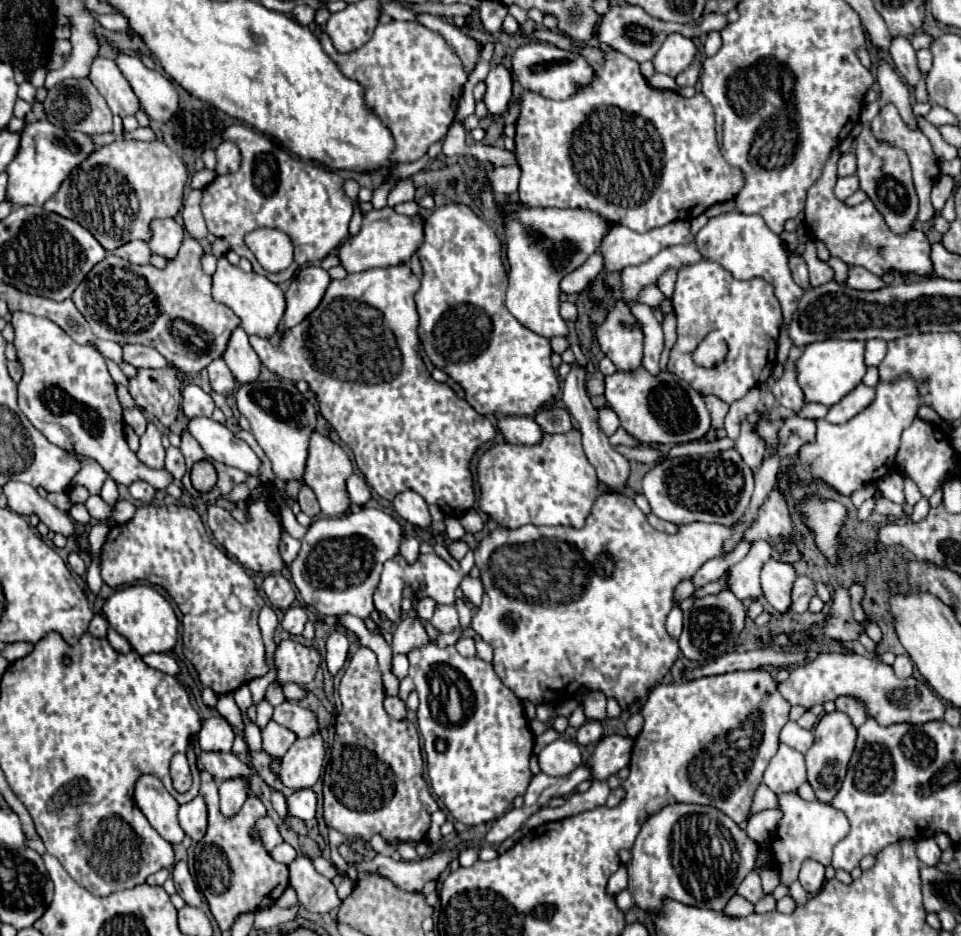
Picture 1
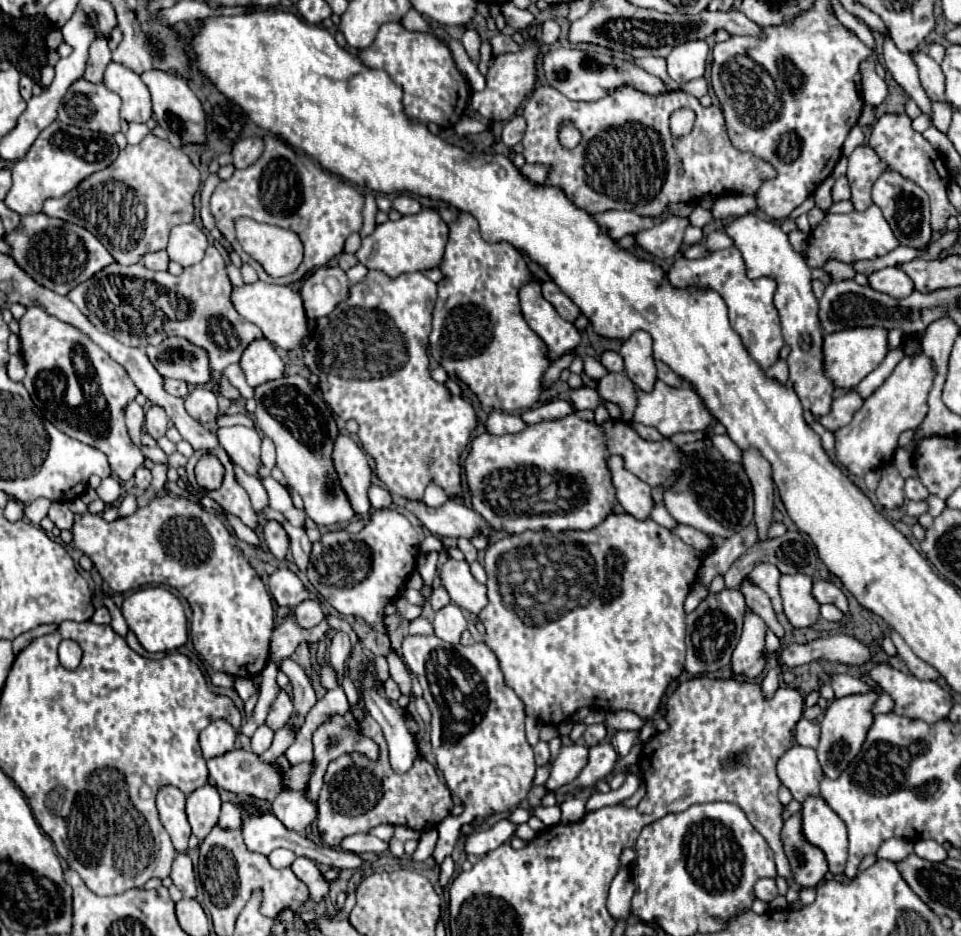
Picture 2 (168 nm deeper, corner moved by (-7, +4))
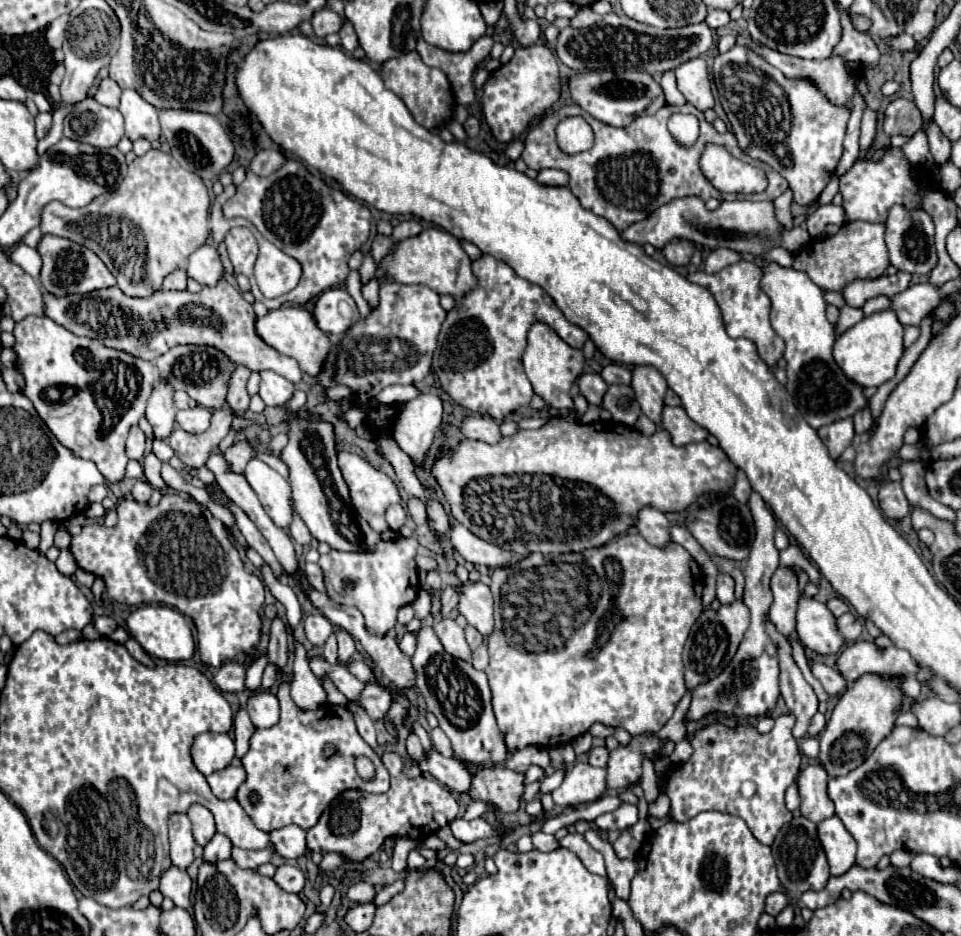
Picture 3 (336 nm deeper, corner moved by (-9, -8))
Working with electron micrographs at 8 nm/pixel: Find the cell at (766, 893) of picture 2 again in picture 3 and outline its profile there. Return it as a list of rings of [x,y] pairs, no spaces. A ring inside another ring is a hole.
[[[775,891],[775,893],[771,893],[771,895],[767,897],[767,901],[765,901],[765,911],[775,917],[783,907],[787,907],[787,903],[789,903],[787,895],[781,893],[781,891]]]

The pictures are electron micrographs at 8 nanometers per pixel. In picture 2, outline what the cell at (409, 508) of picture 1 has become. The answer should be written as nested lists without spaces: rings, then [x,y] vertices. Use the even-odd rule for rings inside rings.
[[[449,499],[437,509],[427,507],[423,501],[407,501],[407,509],[413,511],[421,523],[437,537],[473,539],[479,533],[483,533],[487,539],[491,537],[491,527],[481,519],[481,515],[459,501]]]

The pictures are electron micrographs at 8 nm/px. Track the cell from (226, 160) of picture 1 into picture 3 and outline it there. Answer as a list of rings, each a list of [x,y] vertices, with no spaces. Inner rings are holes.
[[[263,149],[259,151],[251,163],[249,163],[249,171],[253,171],[255,175],[271,175],[277,167],[281,167],[281,163],[285,161],[285,155],[281,151],[273,151],[273,149]]]

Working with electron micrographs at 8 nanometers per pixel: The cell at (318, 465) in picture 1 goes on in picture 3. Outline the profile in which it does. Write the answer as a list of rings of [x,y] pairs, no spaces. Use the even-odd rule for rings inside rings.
[[[341,451],[339,453],[339,469],[343,473],[343,479],[349,487],[349,493],[351,493],[351,501],[357,509],[357,513],[369,523],[369,527],[377,533],[383,533],[387,531],[387,523],[385,523],[385,507],[393,505],[393,503],[399,503],[399,491],[397,491],[397,485],[381,471],[377,471],[375,467],[371,467],[363,457],[355,455],[355,453],[345,453]]]

